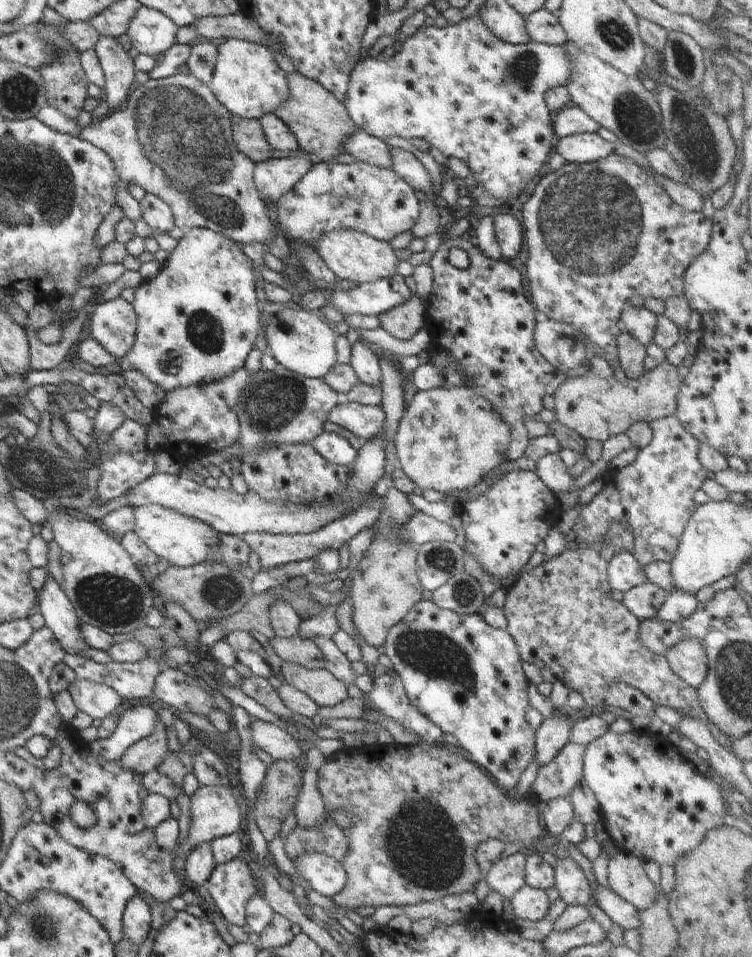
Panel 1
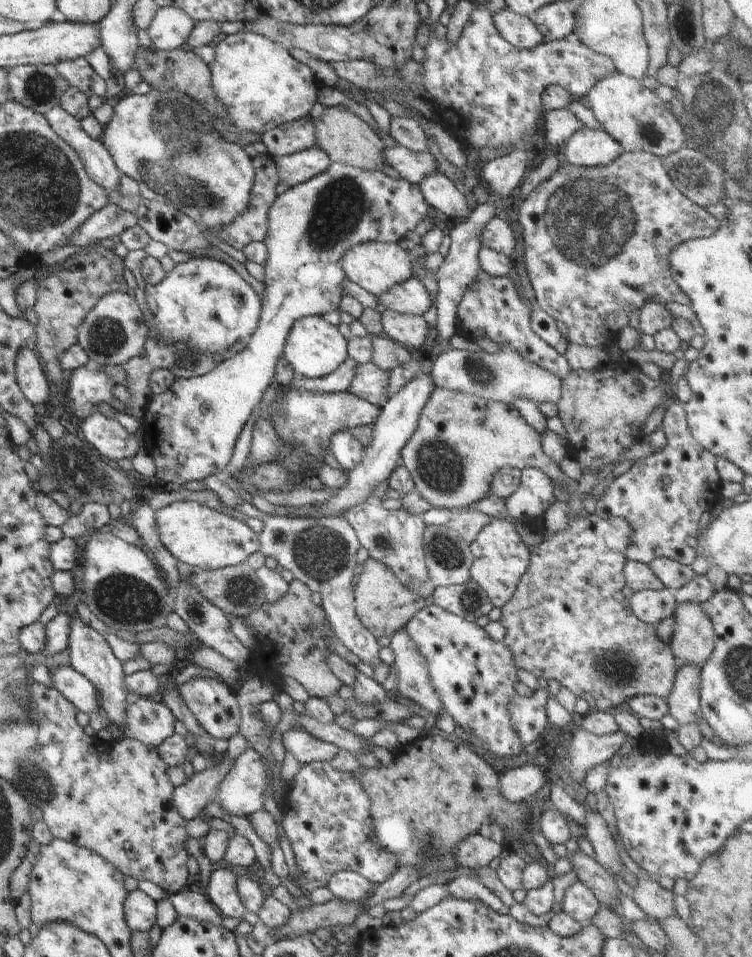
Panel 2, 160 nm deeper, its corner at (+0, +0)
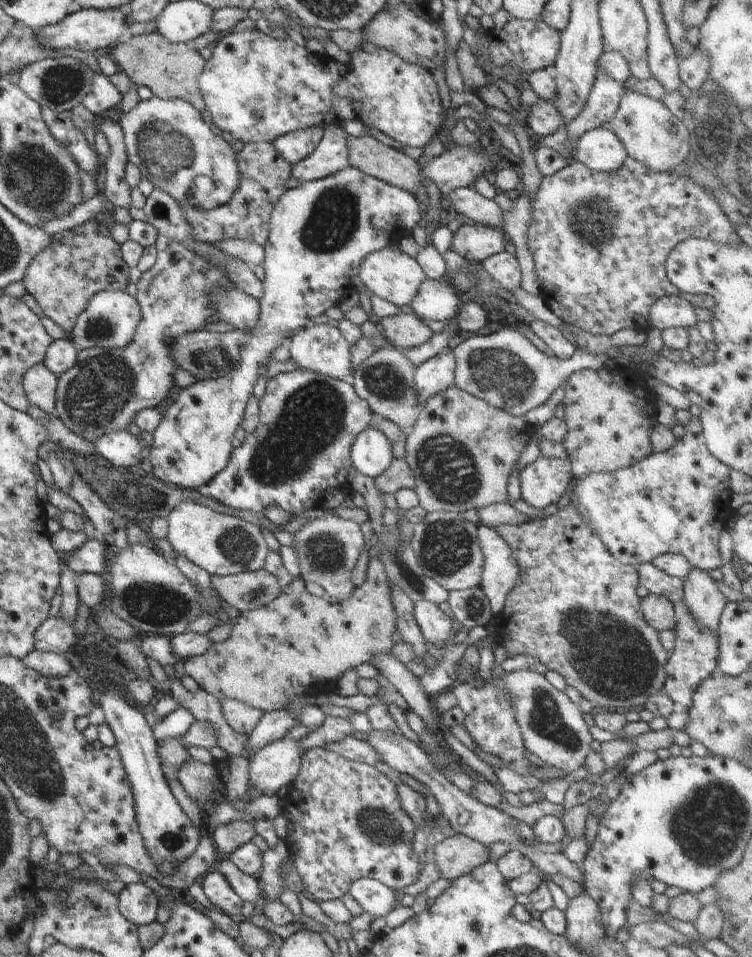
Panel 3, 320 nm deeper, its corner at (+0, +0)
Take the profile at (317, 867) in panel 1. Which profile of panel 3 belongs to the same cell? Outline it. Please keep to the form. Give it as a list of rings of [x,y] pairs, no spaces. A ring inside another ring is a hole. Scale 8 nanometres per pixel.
[[[359,879],[350,886],[349,894],[358,901],[364,912],[386,917],[393,911],[396,896],[390,888],[375,879]]]

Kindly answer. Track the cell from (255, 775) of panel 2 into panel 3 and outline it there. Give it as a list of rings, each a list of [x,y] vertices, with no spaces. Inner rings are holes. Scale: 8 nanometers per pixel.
[[[285,737],[268,744],[256,752],[254,759],[249,761],[249,786],[255,785],[262,795],[276,793],[283,786],[289,787],[299,774],[304,756],[305,752],[302,750],[299,740]]]

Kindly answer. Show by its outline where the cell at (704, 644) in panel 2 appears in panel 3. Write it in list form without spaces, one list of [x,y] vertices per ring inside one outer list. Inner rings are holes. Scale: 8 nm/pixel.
[[[692,567],[683,582],[682,609],[701,627],[707,627],[716,633],[723,609],[729,601],[717,588],[708,571]]]

